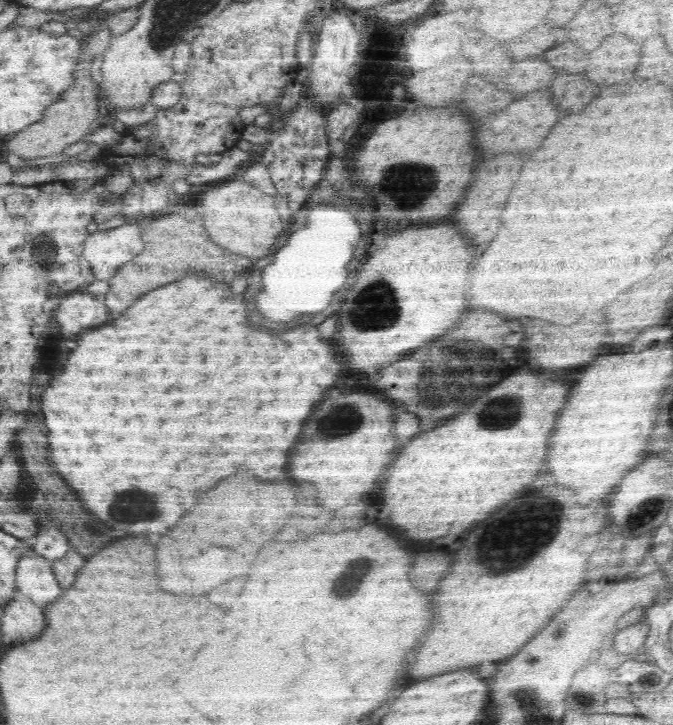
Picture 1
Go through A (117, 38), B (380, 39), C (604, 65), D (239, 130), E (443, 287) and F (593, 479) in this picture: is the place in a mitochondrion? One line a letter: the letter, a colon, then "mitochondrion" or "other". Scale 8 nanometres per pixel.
A: other
B: other
C: other
D: other
E: other
F: other

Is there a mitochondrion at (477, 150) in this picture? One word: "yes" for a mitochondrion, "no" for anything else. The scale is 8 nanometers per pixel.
no

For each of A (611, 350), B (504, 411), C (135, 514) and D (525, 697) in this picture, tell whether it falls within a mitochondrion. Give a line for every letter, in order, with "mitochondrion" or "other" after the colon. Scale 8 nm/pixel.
A: other
B: mitochondrion
C: mitochondrion
D: mitochondrion

